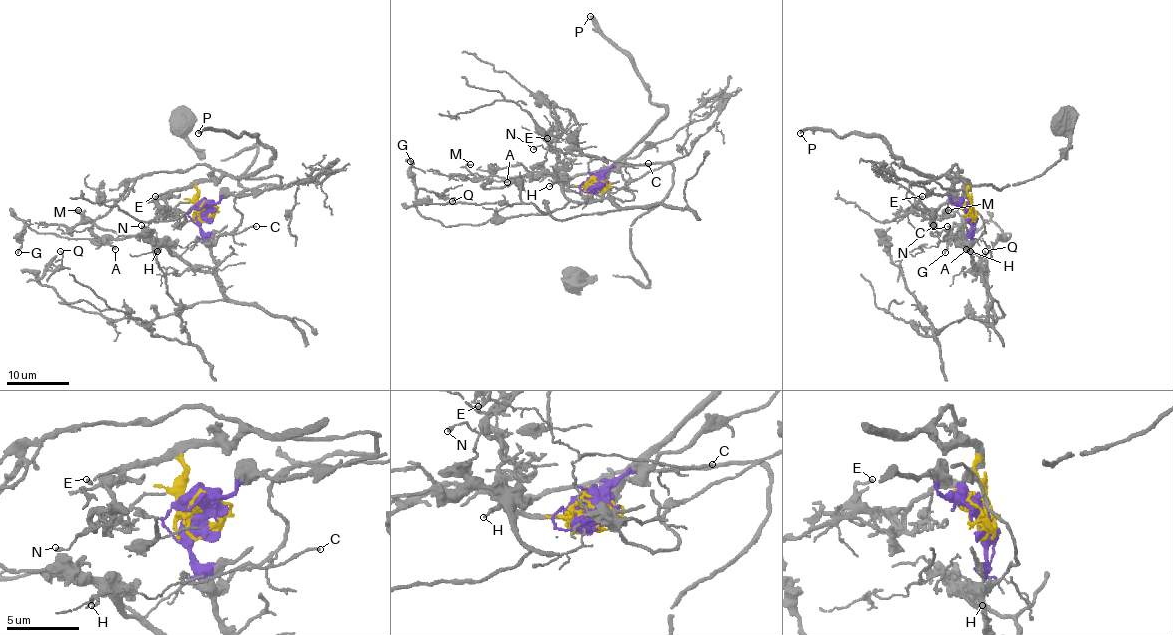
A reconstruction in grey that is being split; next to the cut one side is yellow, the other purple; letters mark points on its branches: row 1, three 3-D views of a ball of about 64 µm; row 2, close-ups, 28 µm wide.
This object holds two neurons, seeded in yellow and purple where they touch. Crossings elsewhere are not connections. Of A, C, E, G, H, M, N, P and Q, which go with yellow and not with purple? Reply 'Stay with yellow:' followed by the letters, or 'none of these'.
Stay with yellow: A, E, N, P

